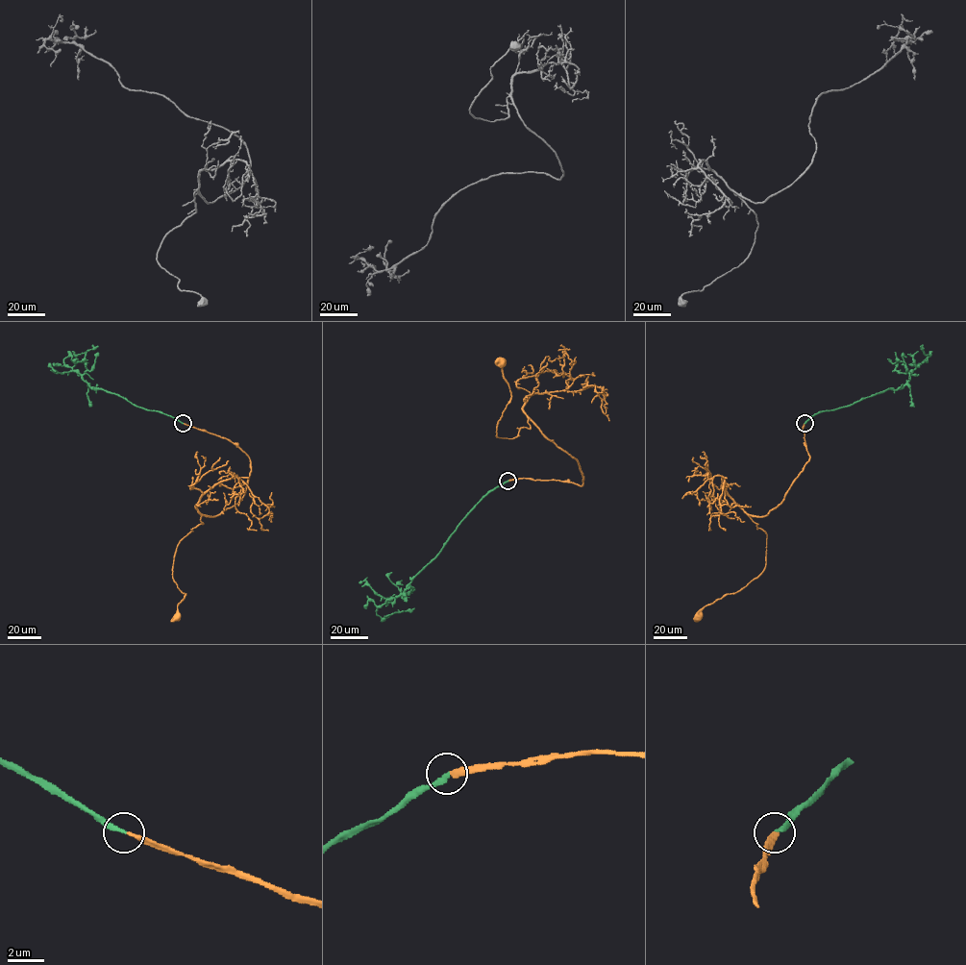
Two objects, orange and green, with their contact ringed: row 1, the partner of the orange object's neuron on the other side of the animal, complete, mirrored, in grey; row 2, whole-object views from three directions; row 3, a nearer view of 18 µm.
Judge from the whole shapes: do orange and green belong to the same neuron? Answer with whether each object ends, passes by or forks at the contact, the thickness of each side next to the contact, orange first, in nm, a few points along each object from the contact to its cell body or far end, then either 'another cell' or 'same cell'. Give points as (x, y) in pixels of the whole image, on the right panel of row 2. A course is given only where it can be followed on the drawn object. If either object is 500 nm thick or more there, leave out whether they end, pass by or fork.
orange ends | green ends | 280/260 nm | orange via (804, 423), (808, 460), (776, 507), (749, 515), (766, 534), (765, 568), (698, 617) | green via (804, 423), (822, 411), (846, 407), (887, 389), (902, 388), (911, 372), (928, 356), (920, 346) | same cell

